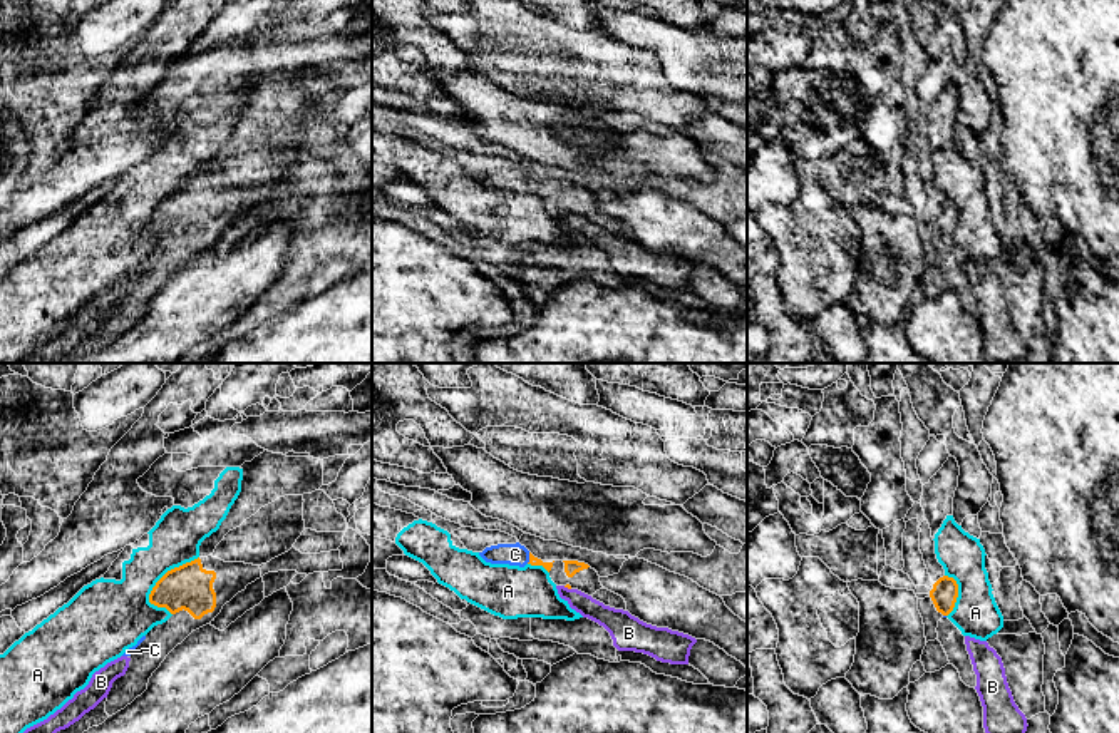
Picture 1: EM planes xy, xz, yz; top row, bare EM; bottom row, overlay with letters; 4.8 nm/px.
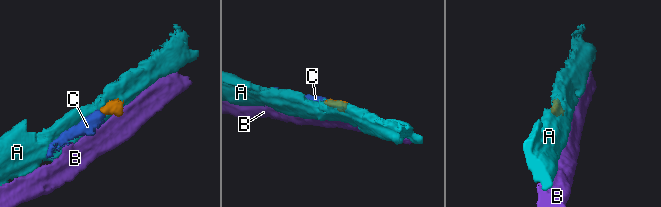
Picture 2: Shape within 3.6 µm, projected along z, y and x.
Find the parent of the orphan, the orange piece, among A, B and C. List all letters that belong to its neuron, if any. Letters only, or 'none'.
C

